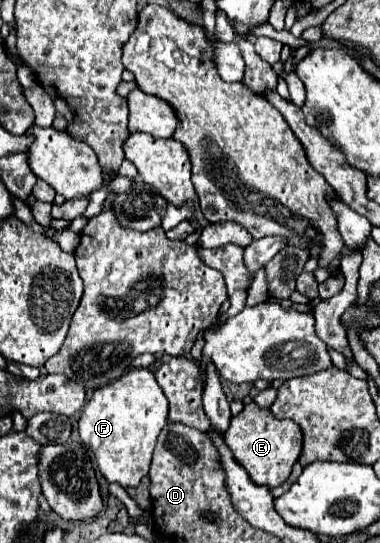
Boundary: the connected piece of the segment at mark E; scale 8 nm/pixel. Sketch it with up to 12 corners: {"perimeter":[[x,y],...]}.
{"perimeter":[[247,404],[223,438],[257,486],[289,478],[301,428]]}

